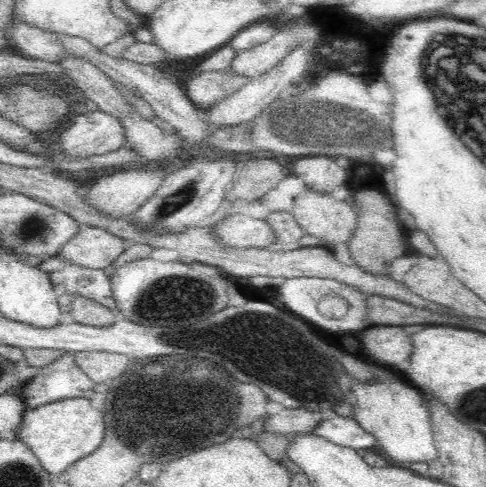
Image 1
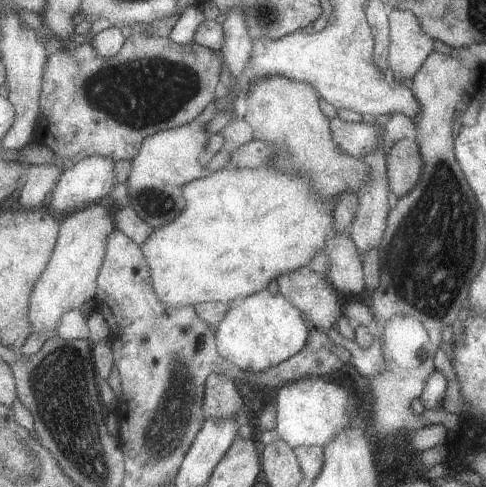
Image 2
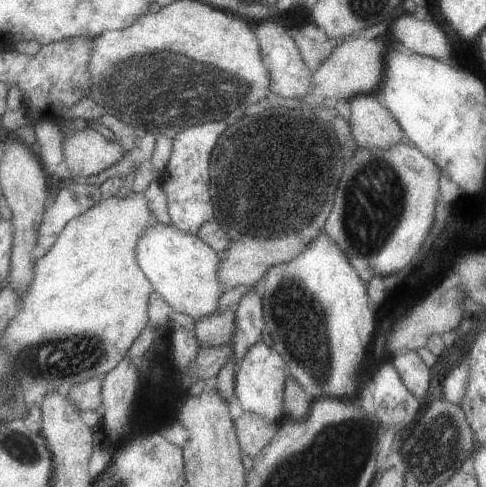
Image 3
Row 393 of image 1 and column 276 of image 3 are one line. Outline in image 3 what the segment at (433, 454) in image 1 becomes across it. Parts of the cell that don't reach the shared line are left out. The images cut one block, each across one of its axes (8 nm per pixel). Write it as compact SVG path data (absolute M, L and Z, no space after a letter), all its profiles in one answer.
M261 340L255 342L245 352L245 356L237 362L235 396L237 396L237 402L241 404L241 410L259 414L277 424L279 416L283 414L283 392L285 392L283 384L285 384L287 376L289 376L289 372L283 364L283 358L271 346L265 346Z

